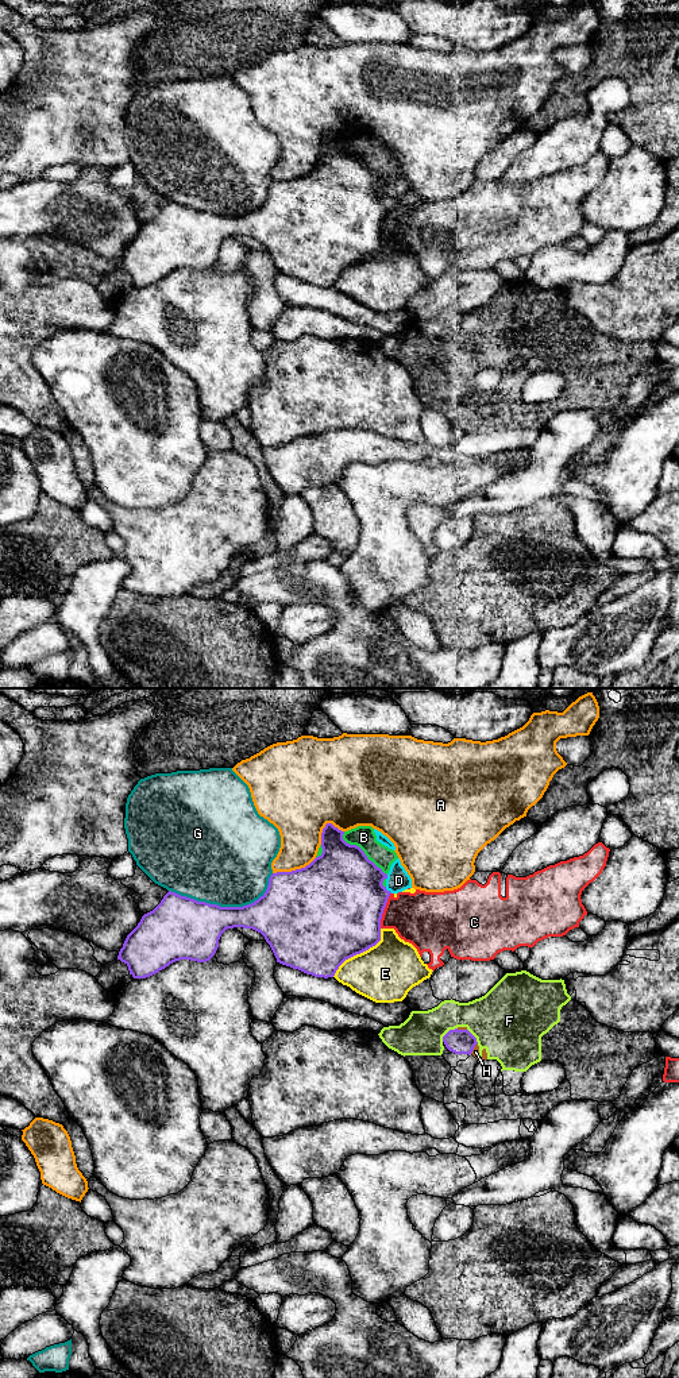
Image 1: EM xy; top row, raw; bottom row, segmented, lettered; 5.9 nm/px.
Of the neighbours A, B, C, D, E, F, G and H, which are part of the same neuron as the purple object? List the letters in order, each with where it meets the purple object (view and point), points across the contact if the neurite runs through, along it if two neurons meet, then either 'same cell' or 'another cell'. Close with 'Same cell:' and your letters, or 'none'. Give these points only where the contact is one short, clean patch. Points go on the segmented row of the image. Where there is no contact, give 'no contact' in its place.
A: contact xy (296, 869); another cell
B: contact xy (362, 850); another cell
C: contact xy (384, 908); another cell
D: contact xy (389, 891); another cell
E: contact xy (359, 953); another cell
F: contact xy (447, 1033); another cell
G: contact xy (226, 907); another cell
H: contact xy (474, 1046); another cell
Same cell: none

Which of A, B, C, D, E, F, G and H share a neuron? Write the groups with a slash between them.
A / B D / C / E / F H / G

